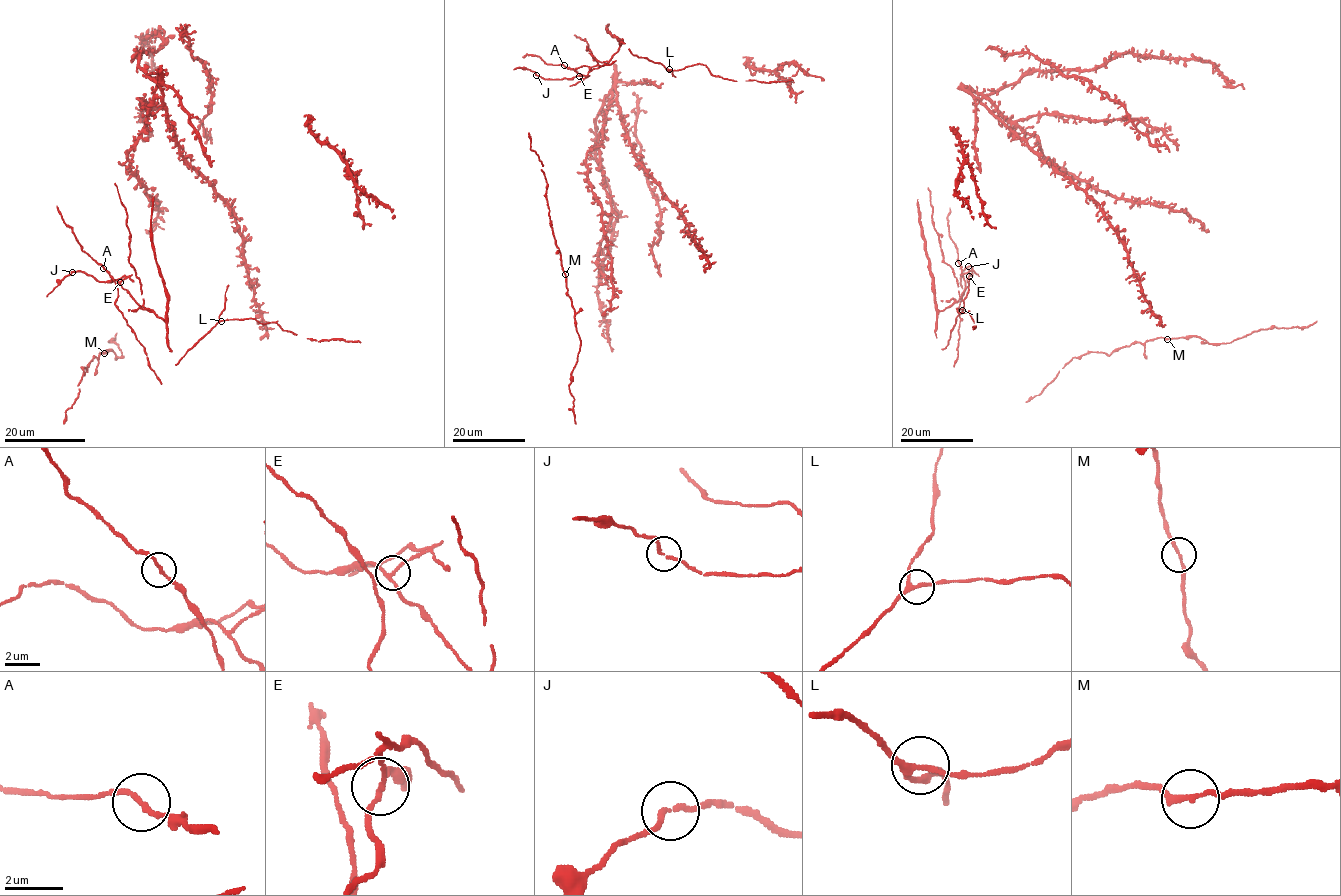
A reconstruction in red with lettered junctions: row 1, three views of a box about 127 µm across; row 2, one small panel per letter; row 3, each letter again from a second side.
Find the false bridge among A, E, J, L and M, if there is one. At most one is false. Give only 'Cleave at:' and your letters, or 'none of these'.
Cleave at: E

